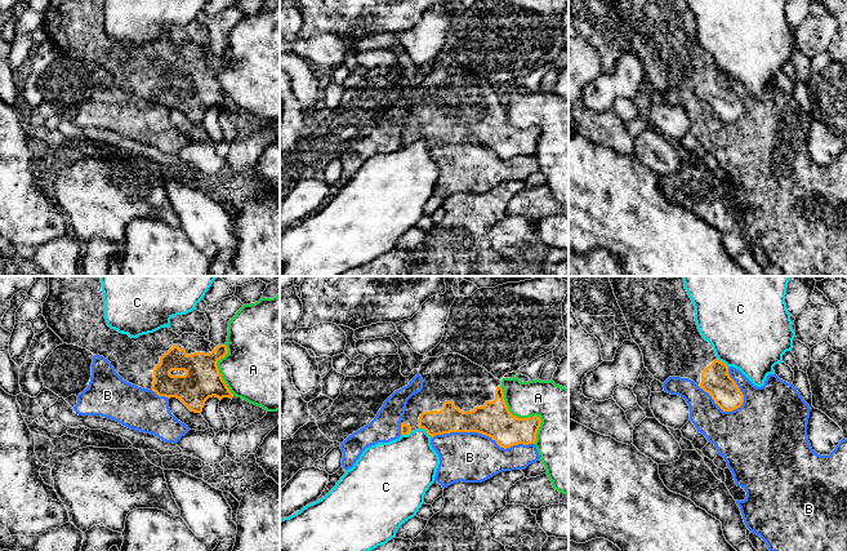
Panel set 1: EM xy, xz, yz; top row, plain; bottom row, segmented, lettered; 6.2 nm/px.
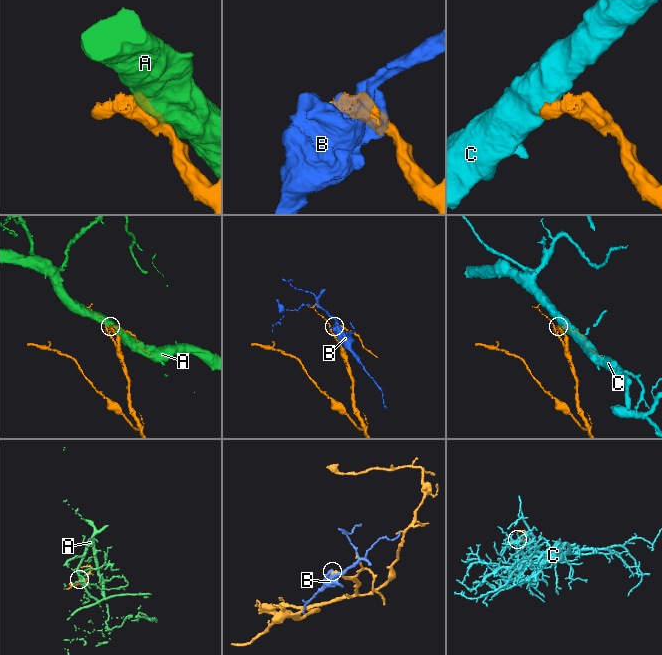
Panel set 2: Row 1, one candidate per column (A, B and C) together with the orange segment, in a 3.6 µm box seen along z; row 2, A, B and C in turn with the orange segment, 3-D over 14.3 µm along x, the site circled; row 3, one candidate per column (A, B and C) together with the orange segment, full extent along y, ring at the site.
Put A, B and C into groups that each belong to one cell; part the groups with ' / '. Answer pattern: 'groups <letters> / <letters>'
groups A / B / C

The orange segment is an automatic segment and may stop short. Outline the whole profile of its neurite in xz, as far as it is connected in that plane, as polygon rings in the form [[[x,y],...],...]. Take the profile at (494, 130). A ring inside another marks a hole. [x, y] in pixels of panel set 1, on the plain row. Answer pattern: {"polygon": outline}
{"polygon": [[[447,65],[438,68],[427,68],[419,79],[419,85],[424,92],[423,101],[407,111],[401,132],[401,146],[424,139],[431,148],[450,143],[478,143],[491,148],[504,160],[518,155],[535,155],[541,134],[540,128],[518,129],[513,126],[505,115],[501,92],[495,89],[485,79],[459,65]]]}

